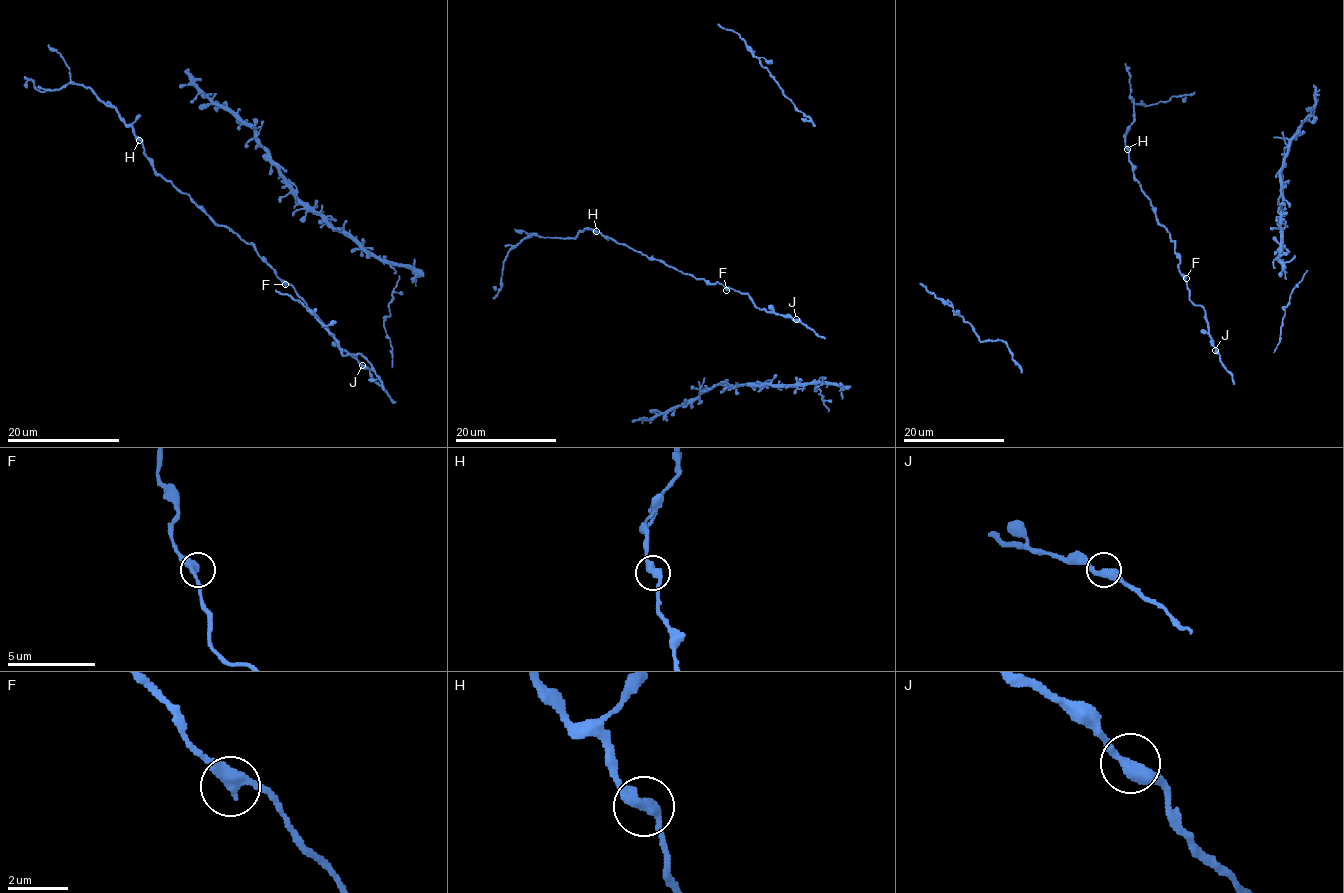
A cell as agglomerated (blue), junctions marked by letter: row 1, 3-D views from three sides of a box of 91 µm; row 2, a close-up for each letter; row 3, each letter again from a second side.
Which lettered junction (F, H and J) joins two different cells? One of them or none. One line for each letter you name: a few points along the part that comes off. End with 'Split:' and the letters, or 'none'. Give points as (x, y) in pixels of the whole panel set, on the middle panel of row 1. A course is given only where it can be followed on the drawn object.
Split: none

